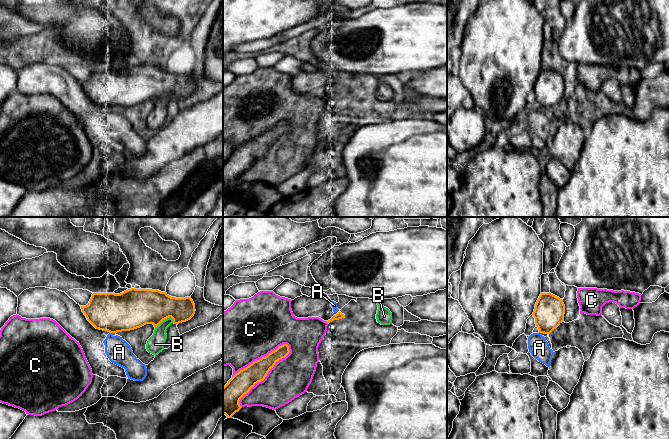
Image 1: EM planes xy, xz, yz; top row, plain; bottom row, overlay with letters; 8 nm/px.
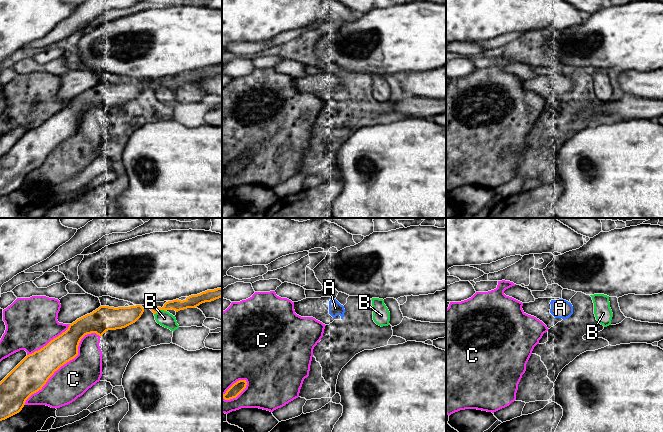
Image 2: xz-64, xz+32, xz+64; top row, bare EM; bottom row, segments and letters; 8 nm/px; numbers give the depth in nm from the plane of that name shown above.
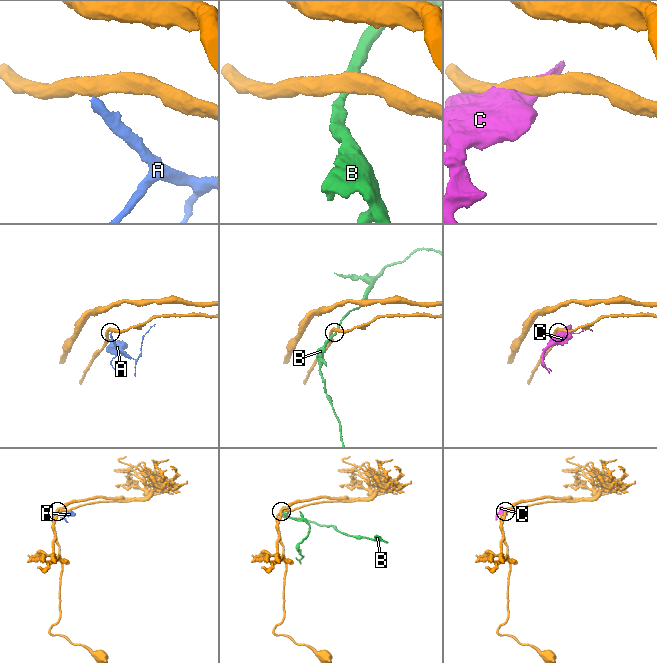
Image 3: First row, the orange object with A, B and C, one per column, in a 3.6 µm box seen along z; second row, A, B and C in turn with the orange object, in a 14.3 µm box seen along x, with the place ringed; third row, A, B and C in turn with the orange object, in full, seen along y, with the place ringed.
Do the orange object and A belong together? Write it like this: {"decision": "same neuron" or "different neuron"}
{"decision": "different neuron"}

